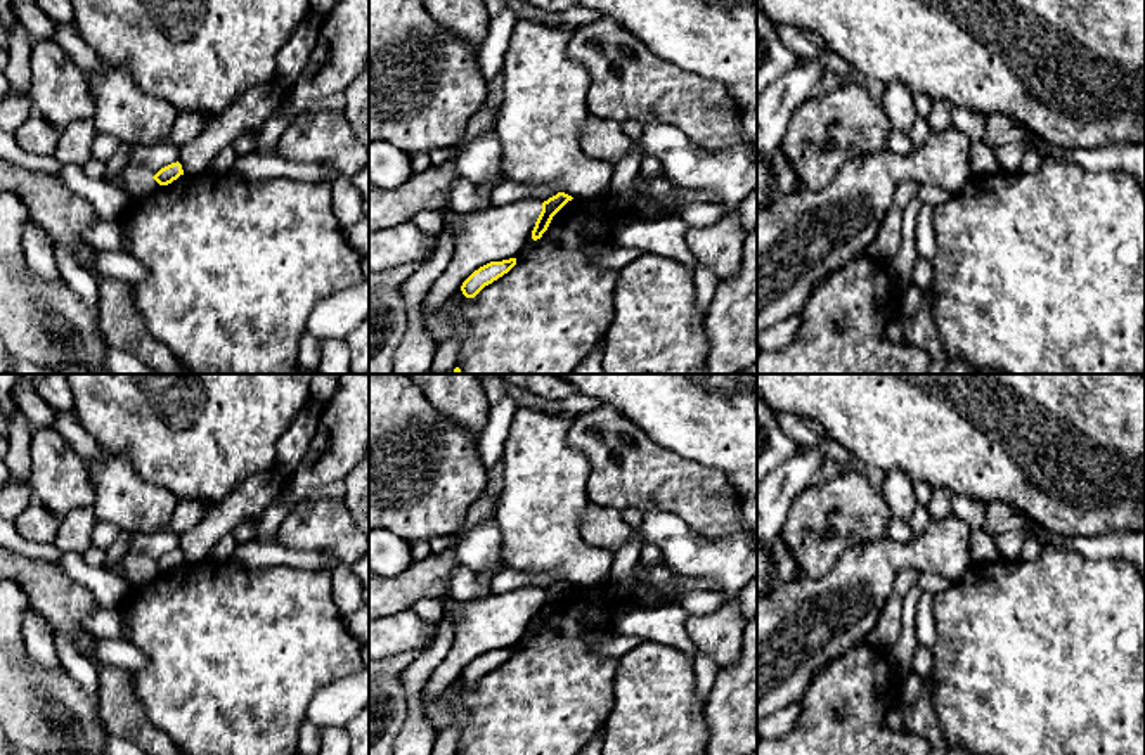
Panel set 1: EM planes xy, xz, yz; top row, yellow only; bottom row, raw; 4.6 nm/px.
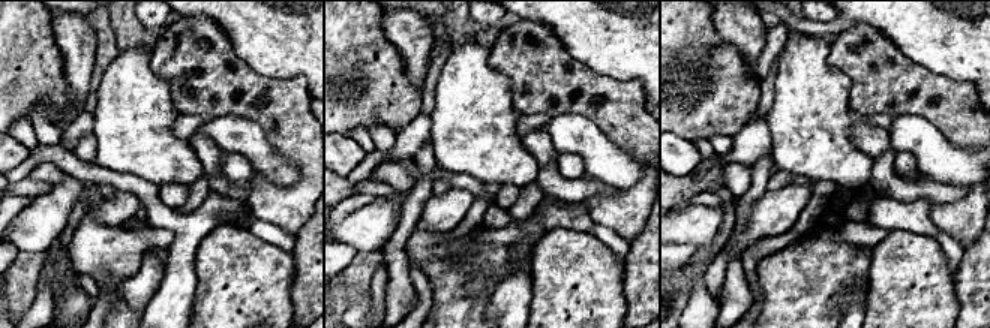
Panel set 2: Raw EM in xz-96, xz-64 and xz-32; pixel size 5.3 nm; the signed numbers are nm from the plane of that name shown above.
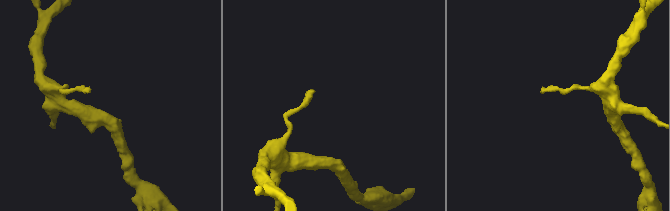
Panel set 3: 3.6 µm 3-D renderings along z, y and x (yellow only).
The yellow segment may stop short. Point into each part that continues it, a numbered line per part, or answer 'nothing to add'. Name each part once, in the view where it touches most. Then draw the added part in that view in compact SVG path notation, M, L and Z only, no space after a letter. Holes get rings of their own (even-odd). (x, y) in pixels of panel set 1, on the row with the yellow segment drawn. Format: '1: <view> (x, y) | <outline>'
nothing to add

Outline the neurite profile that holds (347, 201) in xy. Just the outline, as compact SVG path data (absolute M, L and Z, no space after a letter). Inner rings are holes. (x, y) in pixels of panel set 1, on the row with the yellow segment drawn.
M336 173L333 184L333 210L343 229L352 227L364 218L364 199L353 184L353 178Z

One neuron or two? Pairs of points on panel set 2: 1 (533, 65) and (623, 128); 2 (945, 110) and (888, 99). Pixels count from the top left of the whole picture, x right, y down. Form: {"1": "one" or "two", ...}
{"1": "one", "2": "one"}

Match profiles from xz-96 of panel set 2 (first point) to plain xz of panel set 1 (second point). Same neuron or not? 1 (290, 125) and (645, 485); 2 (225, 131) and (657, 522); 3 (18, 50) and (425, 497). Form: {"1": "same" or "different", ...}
{"1": "same", "2": "same", "3": "same"}

